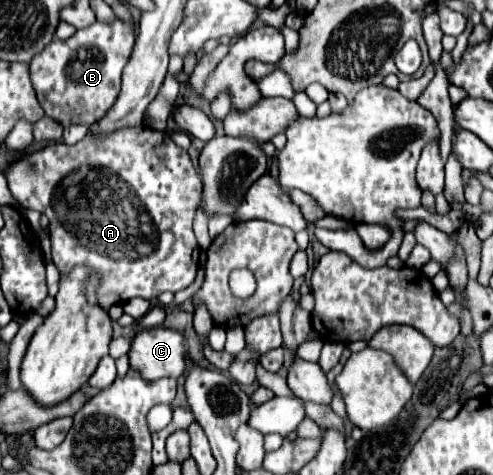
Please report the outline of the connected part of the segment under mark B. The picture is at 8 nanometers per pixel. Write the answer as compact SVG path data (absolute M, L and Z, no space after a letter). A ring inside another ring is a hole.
M116 20L114 24L94 22L68 40L52 40L29 64L31 82L46 116L56 120L62 128L98 122L112 108L120 92L122 70L132 48L134 30L122 20Z

